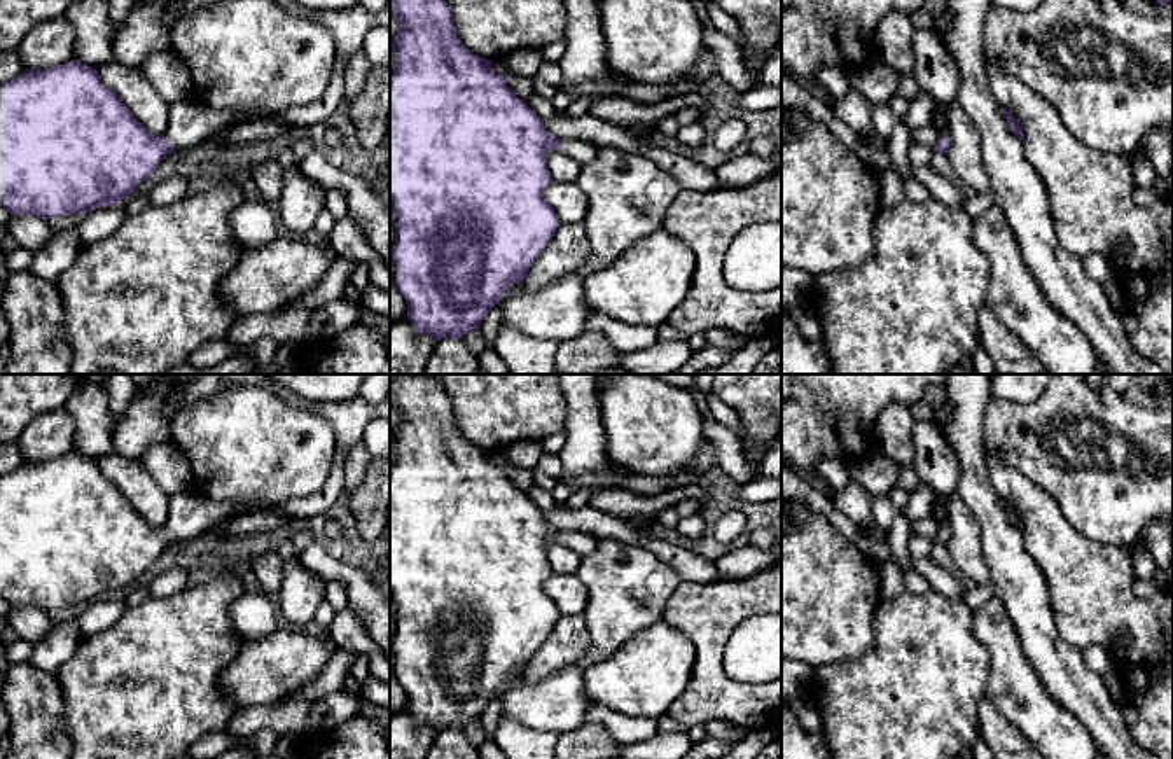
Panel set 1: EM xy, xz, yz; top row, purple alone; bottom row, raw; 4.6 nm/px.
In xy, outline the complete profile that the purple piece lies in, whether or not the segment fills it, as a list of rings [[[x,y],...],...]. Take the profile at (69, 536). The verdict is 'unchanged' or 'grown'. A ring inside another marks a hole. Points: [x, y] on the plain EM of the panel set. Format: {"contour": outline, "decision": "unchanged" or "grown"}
{"contour": [[[72,451],[52,460],[24,462],[0,477],[0,596],[12,607],[44,612],[119,596],[173,540],[208,535],[241,511],[239,504],[187,490],[170,498],[168,523],[159,530],[103,476],[93,458]]], "decision": "grown"}

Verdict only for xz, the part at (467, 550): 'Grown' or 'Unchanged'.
Grown

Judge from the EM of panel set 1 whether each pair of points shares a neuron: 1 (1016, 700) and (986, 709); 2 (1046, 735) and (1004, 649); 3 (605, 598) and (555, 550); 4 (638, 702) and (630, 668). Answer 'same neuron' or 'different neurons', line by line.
1: different neurons
2: same neuron
3: different neurons
4: same neuron

